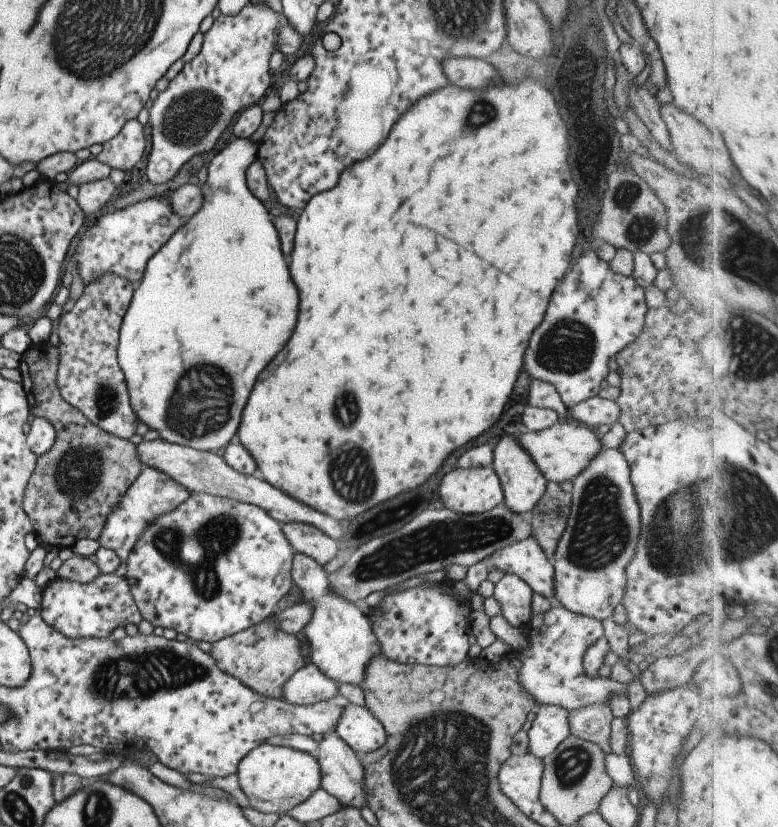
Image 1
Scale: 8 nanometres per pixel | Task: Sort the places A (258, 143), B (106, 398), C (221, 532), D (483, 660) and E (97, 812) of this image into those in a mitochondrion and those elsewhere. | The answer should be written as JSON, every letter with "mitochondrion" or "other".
{"A":"other","B":"mitochondrion","C":"mitochondrion","D":"other","E":"mitochondrion"}

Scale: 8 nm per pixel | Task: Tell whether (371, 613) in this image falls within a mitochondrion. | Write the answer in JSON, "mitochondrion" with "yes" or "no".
{"mitochondrion":"no"}

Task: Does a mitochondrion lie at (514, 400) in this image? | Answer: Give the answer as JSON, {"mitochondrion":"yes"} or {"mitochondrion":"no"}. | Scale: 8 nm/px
{"mitochondrion":"no"}

